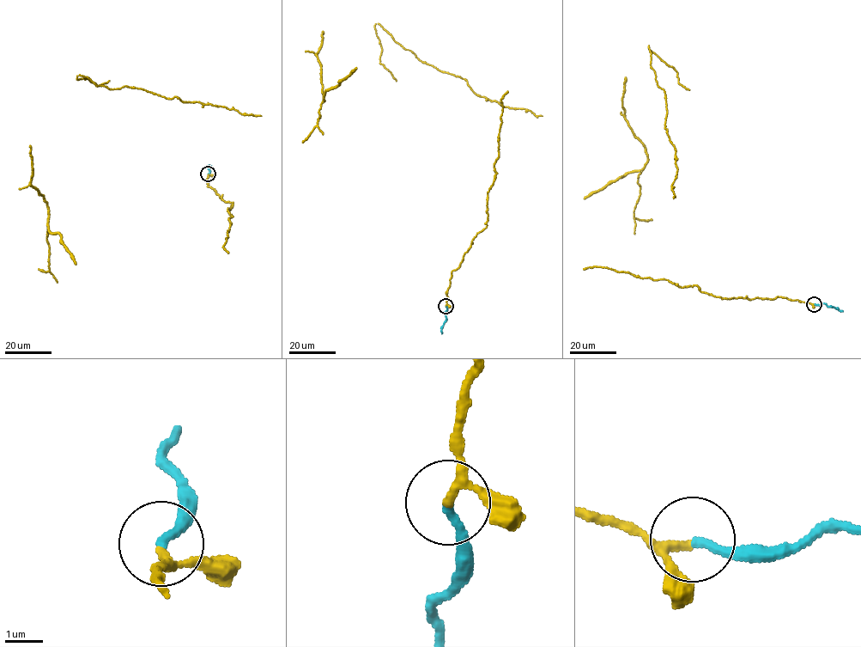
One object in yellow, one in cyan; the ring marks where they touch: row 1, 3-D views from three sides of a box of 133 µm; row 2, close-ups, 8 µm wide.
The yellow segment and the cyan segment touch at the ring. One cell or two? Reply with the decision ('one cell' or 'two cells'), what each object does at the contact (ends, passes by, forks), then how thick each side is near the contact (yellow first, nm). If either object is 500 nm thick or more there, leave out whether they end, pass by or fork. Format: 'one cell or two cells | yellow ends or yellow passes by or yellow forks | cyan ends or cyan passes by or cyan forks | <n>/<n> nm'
one cell | yellow passes by | cyan ends | 170/200 nm

